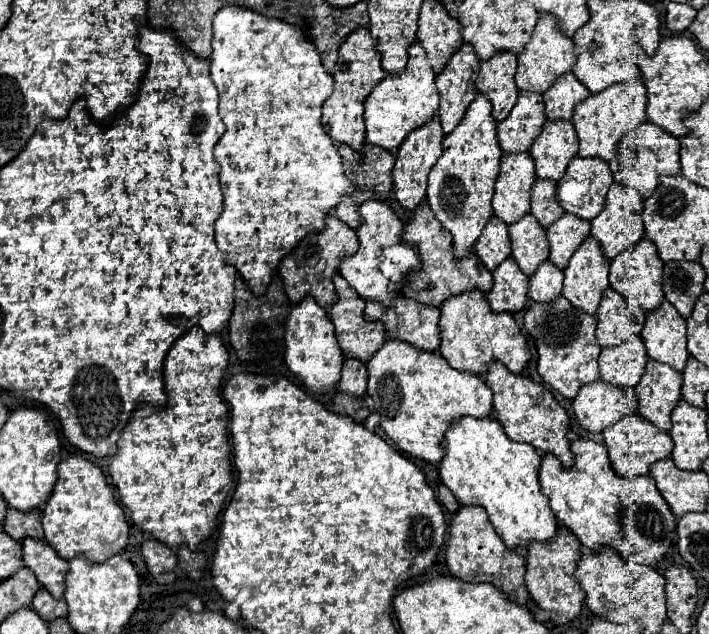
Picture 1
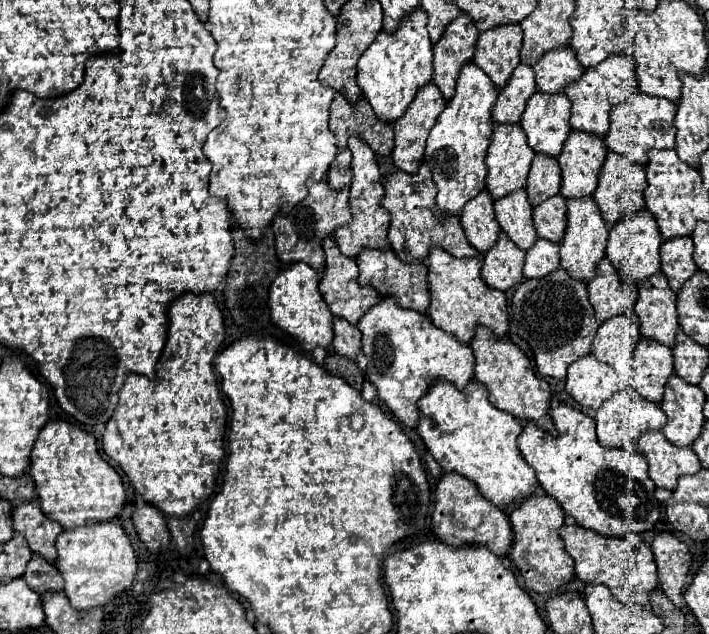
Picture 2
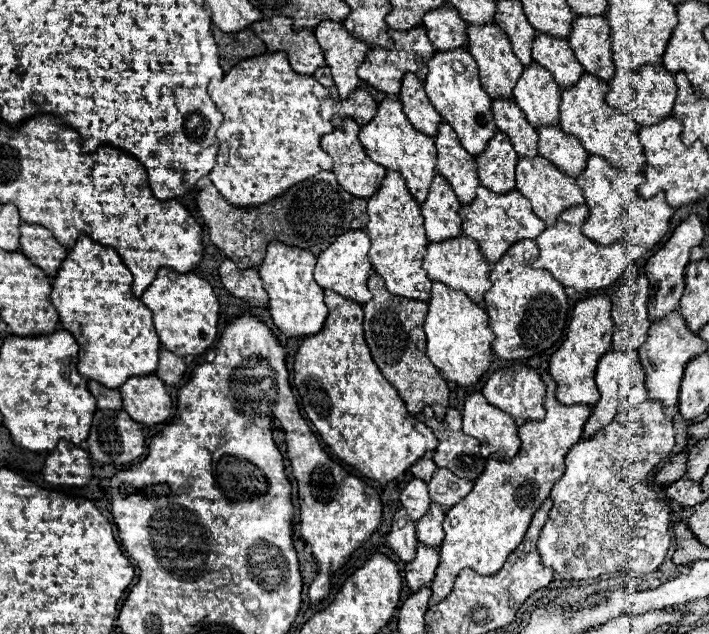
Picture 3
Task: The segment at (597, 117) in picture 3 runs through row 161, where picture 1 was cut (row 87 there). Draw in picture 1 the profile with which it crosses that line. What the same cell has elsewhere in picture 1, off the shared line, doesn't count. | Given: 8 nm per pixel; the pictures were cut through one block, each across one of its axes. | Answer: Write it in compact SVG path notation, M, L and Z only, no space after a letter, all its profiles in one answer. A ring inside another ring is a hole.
M634 78L628 82L612 84L610 88L590 94L582 100L572 116L572 124L578 134L580 150L578 156L598 156L602 160L612 160L618 156L618 140L632 132L638 124L646 120L646 88L642 78Z

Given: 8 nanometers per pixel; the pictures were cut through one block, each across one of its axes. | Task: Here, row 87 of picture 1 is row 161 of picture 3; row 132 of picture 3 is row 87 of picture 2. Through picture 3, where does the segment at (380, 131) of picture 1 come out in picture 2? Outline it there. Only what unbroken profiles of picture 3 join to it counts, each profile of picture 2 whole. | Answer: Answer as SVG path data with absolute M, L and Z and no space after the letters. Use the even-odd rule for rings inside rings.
M422 8L406 16L394 34L380 32L374 44L358 60L358 86L362 96L374 108L378 120L396 122L404 116L416 92L432 82L432 42L426 30L426 12Z

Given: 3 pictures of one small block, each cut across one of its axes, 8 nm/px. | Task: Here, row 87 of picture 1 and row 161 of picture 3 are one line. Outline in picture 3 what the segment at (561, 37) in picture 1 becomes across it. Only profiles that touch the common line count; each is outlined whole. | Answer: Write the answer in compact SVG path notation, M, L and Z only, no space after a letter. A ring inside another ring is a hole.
M542 156L518 158L518 164L516 164L516 190L522 192L530 200L534 214L540 220L544 220L548 226L558 218L558 212L562 212L564 208L584 204L582 188L576 184L576 180L566 176L562 170L558 170L550 160L542 158Z

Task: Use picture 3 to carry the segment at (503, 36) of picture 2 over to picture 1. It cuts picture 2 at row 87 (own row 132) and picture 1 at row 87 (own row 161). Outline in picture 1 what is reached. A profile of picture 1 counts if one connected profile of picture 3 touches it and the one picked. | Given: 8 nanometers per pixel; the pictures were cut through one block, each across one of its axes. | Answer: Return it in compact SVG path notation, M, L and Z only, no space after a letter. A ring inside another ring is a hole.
M502 50L490 60L480 62L480 72L476 78L476 90L484 92L492 102L492 114L500 122L504 120L518 98L518 86L514 82L516 74L516 54Z

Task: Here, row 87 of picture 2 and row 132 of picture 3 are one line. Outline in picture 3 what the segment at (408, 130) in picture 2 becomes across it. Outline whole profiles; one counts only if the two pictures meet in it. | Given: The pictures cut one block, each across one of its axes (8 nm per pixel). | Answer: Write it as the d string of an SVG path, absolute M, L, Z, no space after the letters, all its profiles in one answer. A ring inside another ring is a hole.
M410 72L404 74L400 102L404 106L404 114L414 124L416 130L426 132L428 136L436 136L442 116L430 104L428 96L424 92L424 82L418 80L416 74L410 74Z

